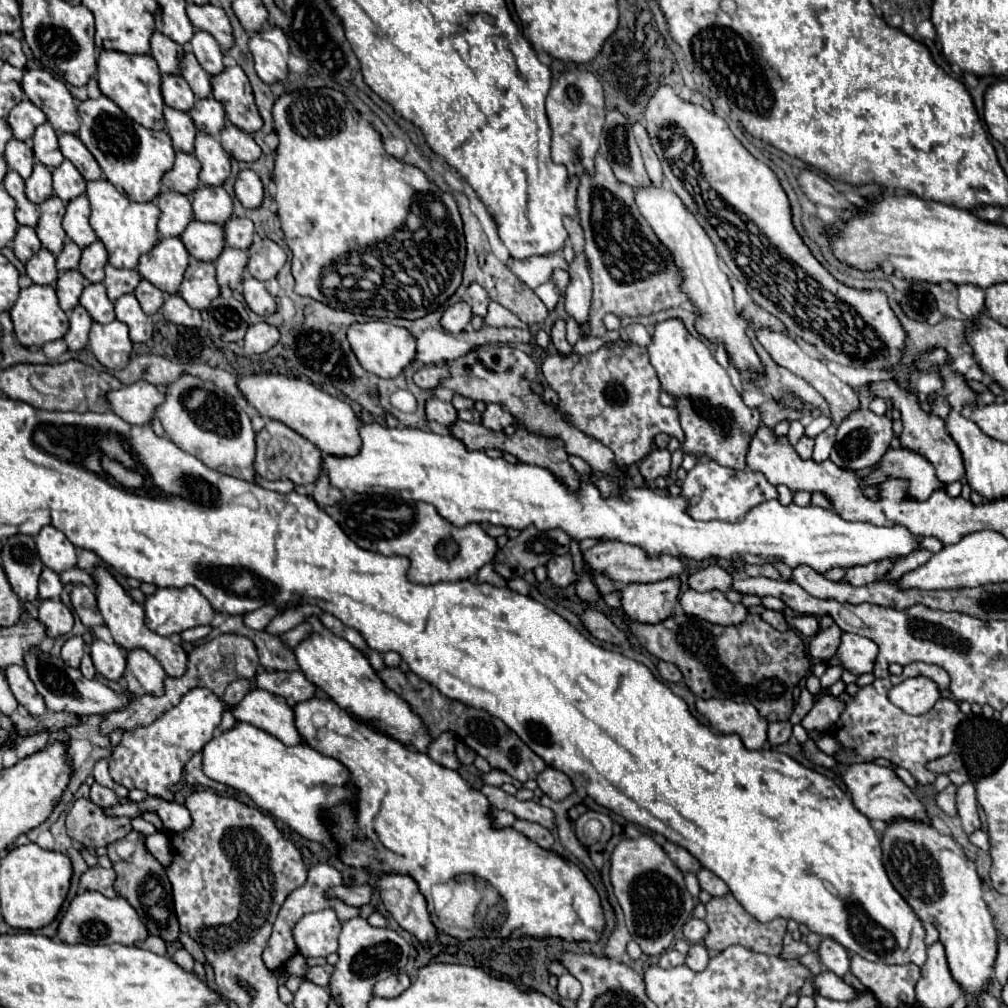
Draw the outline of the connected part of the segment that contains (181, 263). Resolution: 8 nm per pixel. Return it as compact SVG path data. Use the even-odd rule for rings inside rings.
M159 237L157 245L141 255L137 271L163 293L177 293L187 263L189 253L179 237Z

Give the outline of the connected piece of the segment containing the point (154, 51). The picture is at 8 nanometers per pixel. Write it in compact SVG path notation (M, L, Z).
M157 31L151 35L151 57L157 61L161 73L179 73L179 55L183 55L179 43Z

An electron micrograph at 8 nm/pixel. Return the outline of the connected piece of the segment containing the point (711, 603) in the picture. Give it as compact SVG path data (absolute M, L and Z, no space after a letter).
M683 591L679 603L687 615L707 619L715 625L739 625L745 619L747 609L741 603L729 603L721 591Z

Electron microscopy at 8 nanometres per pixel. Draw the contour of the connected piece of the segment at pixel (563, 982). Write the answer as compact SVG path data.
M565 973L565 975L559 977L557 991L559 991L561 997L575 1001L575 999L581 995L581 983L579 983L571 973Z

